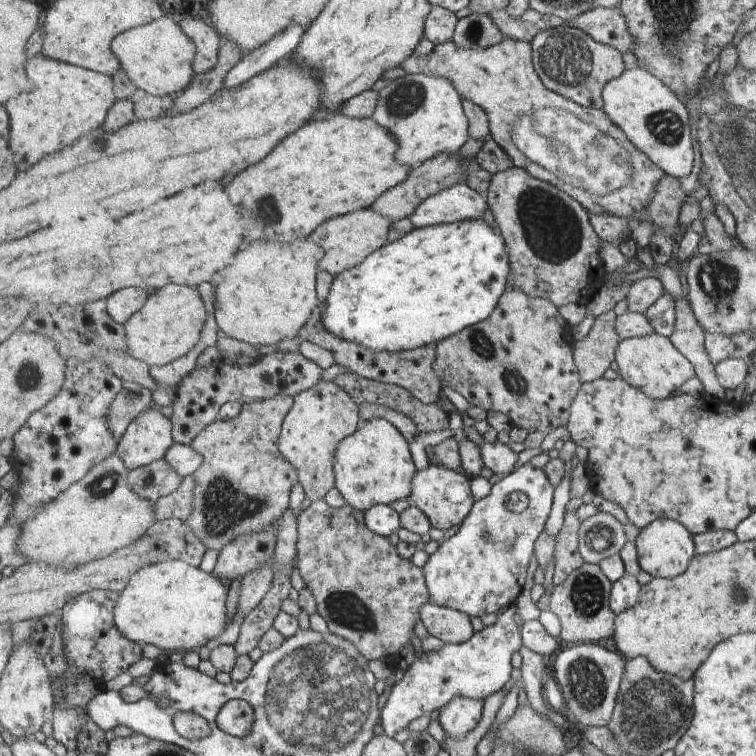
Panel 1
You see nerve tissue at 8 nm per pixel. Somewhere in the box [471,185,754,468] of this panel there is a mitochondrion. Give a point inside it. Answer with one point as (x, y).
(716, 278)

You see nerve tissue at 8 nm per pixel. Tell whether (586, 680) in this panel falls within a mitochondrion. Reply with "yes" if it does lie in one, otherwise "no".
yes

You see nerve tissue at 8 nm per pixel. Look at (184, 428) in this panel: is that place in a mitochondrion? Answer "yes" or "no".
no

